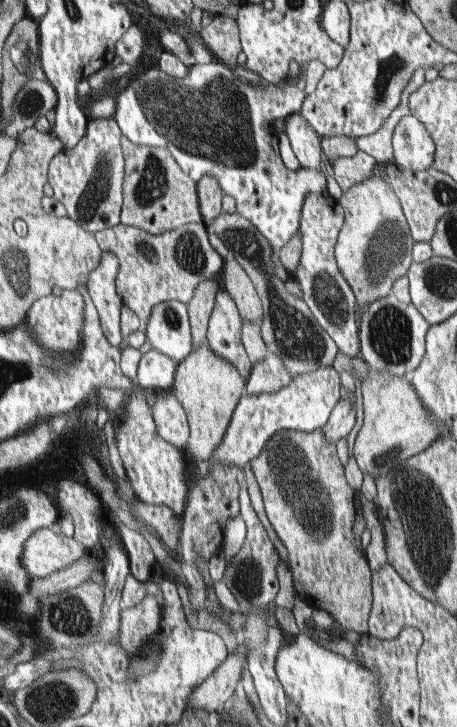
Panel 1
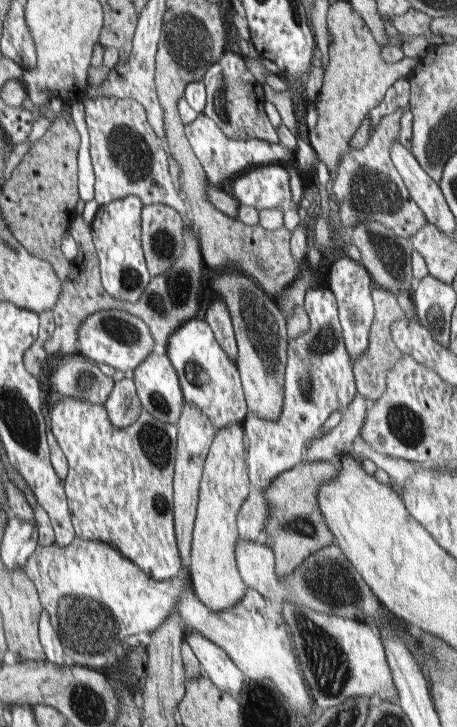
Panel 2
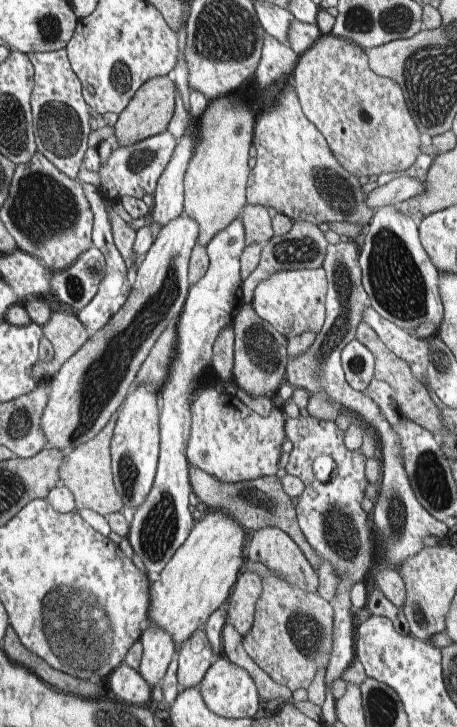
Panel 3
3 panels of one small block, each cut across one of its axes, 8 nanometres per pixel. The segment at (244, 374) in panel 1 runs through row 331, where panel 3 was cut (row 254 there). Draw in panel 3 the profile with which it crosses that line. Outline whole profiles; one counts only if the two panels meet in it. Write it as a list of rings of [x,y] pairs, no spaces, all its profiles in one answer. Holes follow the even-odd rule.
[[[238,216],[225,230],[218,232],[205,248],[209,257],[209,266],[206,274],[196,284],[192,285],[187,293],[181,316],[177,322],[177,346],[173,362],[169,369],[166,386],[164,386],[164,390],[159,391],[160,396],[164,396],[164,398],[160,398],[160,404],[162,405],[160,405],[159,460],[155,479],[144,502],[133,510],[133,520],[129,524],[130,530],[127,536],[136,556],[142,560],[142,564],[146,568],[145,573],[150,583],[156,582],[160,578],[160,573],[164,570],[164,566],[172,560],[176,550],[186,542],[186,538],[188,538],[196,523],[192,518],[190,509],[188,509],[190,508],[188,498],[190,498],[190,493],[193,492],[190,484],[190,472],[188,472],[191,465],[186,457],[189,433],[191,432],[191,411],[189,409],[192,398],[190,396],[192,396],[192,390],[194,390],[194,384],[198,382],[198,378],[211,365],[213,345],[218,334],[227,325],[233,325],[237,313],[244,306],[239,257],[243,254],[246,247],[245,227],[241,216]]]

